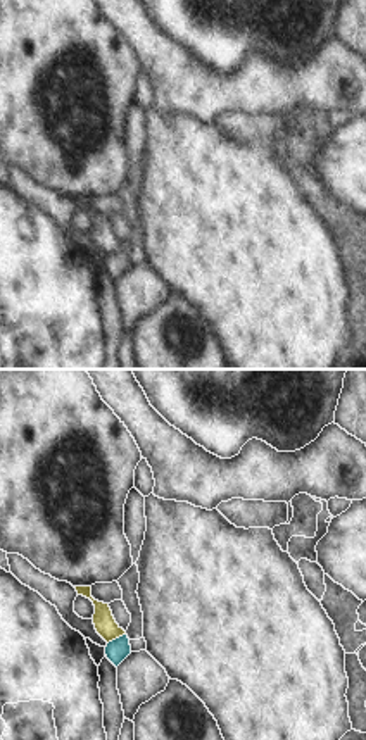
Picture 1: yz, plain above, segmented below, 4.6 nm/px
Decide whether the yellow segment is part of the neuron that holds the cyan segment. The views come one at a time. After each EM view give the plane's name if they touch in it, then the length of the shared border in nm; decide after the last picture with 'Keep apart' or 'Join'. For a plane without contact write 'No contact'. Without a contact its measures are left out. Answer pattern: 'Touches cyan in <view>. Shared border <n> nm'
Touches cyan in yz. Shared border 100 nm.

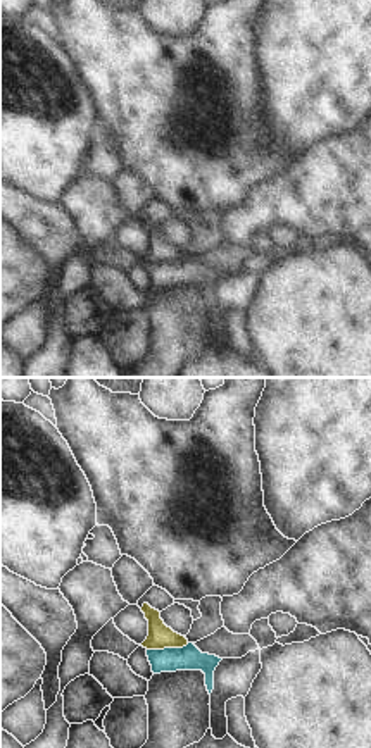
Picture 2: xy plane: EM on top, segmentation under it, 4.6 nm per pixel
Touches cyan in xy. Shared border 200 nm.

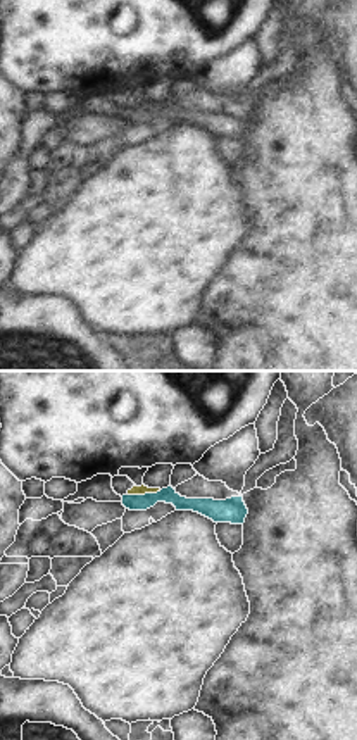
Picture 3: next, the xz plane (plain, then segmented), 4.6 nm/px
Touches cyan in xz. Shared border 160 nm.

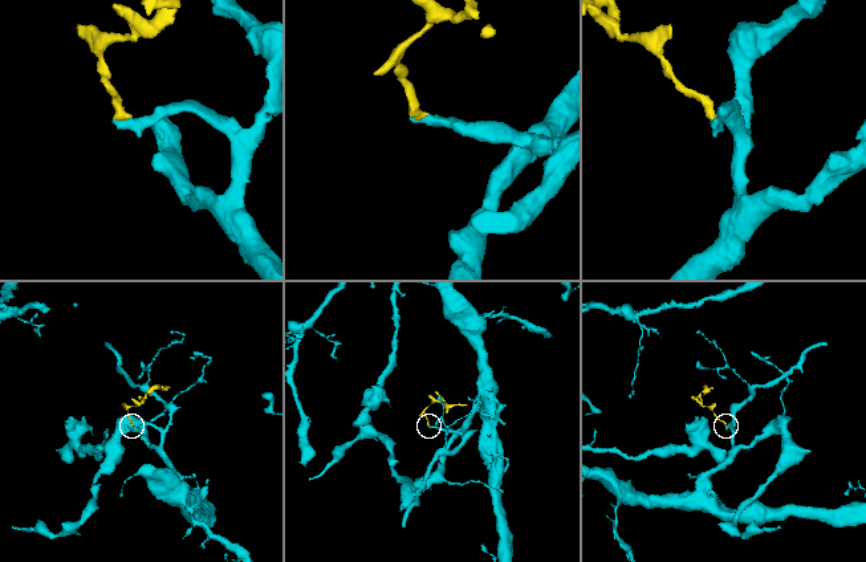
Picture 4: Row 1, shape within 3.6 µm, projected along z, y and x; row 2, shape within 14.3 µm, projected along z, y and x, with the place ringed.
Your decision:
Keep apart.

